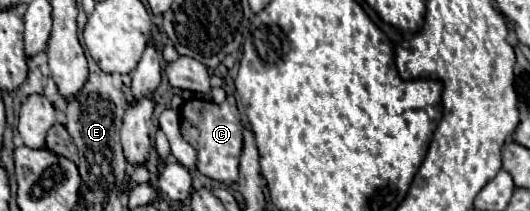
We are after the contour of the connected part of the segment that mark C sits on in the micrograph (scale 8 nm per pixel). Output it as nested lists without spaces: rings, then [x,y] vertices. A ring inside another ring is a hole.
[[[228,96],[226,102],[222,104],[214,104],[202,98],[192,98],[182,106],[180,120],[182,120],[180,128],[184,140],[190,142],[198,152],[198,170],[204,176],[218,180],[226,186],[238,182],[238,164],[244,146],[244,134],[242,134],[244,124],[240,120],[240,112],[236,108],[234,96]]]

